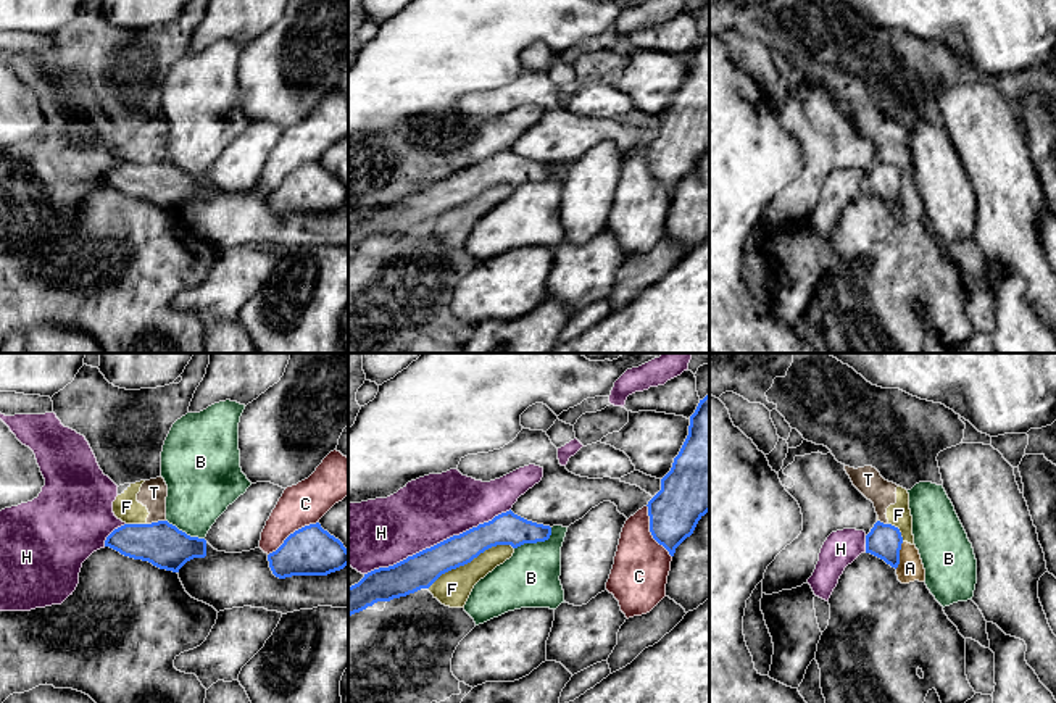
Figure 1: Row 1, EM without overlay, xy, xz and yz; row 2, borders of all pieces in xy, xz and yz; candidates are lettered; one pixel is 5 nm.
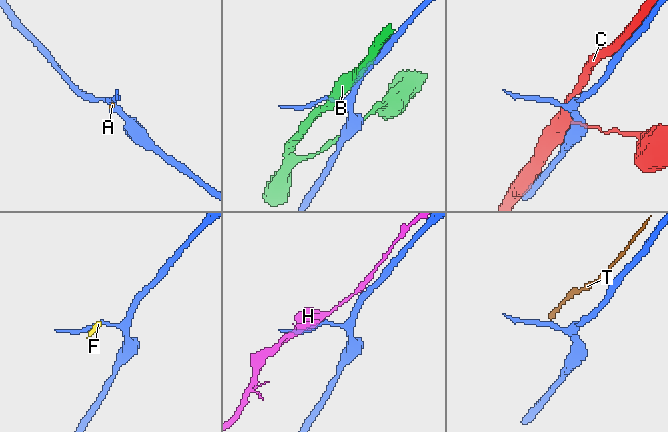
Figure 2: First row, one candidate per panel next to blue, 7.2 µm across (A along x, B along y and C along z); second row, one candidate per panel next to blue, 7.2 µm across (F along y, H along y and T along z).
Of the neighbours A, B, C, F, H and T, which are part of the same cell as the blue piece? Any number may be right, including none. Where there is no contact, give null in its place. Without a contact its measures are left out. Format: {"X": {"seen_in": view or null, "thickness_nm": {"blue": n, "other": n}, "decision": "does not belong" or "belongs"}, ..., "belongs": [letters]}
{"A": {"seen_in": "yz", "thickness_nm": {"blue": 170, "other": 120}, "decision": "does not belong"}, "B": {"seen_in": "xz", "thickness_nm": {"blue": 160, "other": 280}, "decision": "does not belong"}, "C": {"seen_in": "xy", "thickness_nm": {"blue": 240, "other": 220}, "decision": "does not belong"}, "F": {"seen_in": "xz", "thickness_nm": {"blue": 170, "other": 180}, "decision": "does not belong"}, "H": {"seen_in": "xz", "thickness_nm": {"blue": 180, "other": 340}, "decision": "does not belong"}, "T": {"seen_in": "xy", "thickness_nm": {"blue": 220, "other": 140}, "decision": "does not belong"}, "belongs": []}

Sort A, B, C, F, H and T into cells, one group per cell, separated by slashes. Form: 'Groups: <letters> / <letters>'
Groups: A F T / B / C / H

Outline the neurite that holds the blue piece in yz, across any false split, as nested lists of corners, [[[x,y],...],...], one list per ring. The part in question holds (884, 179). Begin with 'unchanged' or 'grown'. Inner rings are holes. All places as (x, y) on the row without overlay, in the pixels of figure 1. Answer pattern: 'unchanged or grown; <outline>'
unchanged; [[[877,160],[866,174],[866,192],[883,198],[892,206],[900,203],[903,176],[898,166]]]

